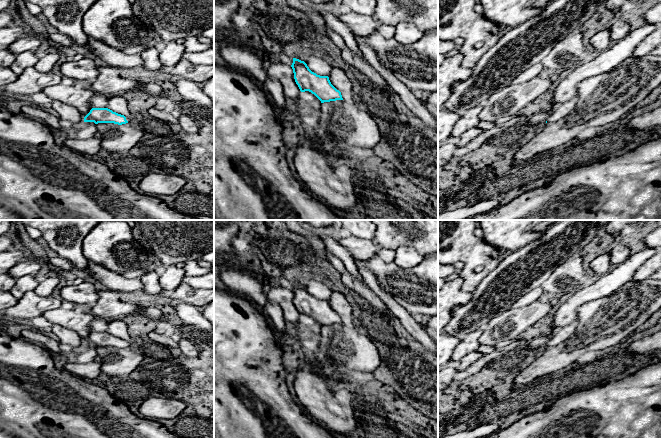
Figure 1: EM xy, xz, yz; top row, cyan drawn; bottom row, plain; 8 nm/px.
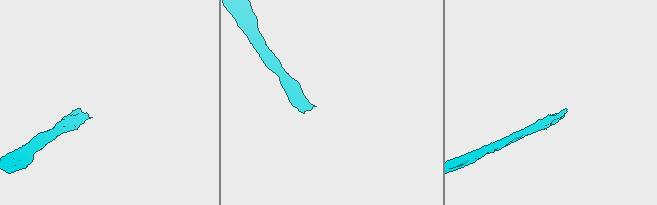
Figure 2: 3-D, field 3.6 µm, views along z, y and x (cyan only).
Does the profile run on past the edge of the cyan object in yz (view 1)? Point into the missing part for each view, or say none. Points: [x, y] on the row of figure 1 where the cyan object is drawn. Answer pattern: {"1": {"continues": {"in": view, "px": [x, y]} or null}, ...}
{"1": {"continues": null}}

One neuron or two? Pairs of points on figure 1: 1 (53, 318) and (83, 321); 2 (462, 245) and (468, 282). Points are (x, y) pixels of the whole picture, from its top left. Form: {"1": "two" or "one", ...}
{"1": "one", "2": "one"}

